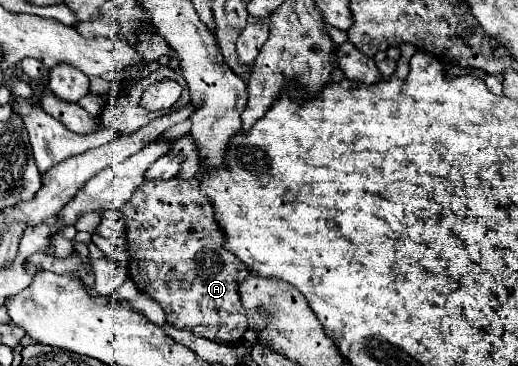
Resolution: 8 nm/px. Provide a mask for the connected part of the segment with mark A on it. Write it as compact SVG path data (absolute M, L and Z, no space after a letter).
M171 179L171 181L149 181L149 183L143 183L139 187L139 191L127 201L127 205L123 205L123 215L125 215L125 227L127 227L127 251L129 251L129 275L133 279L133 283L137 285L137 289L151 297L153 301L157 301L165 315L167 315L167 323L175 329L181 329L181 331L191 331L193 335L201 335L205 339L211 339L215 343L225 343L225 345L241 345L241 339L247 331L247 319L243 315L243 305L241 305L241 299L239 299L239 281L241 279L247 279L251 273L249 269L239 263L239 259L235 259L235 255L227 253L227 249L223 247L223 233L219 229L219 225L215 223L213 219L213 211L211 211L211 205L207 203L207 199L203 199L195 179Z

